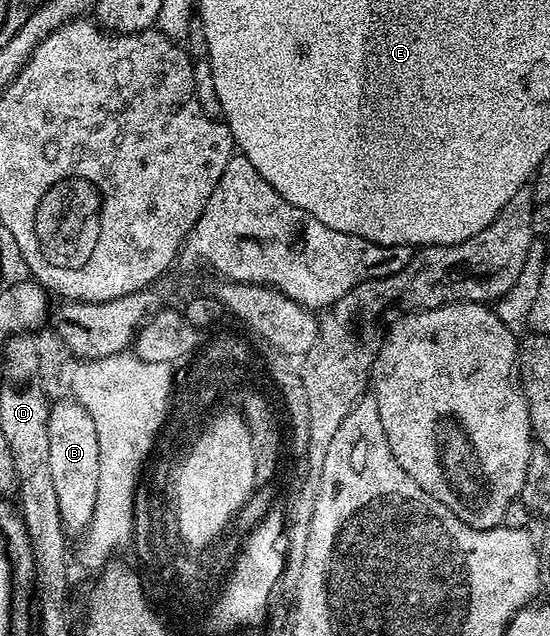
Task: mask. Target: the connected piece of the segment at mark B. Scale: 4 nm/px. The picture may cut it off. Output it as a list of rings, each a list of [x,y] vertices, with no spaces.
[[[74,399],[60,401],[48,411],[50,474],[57,492],[58,511],[65,530],[87,530],[98,491],[98,435],[88,412]]]

